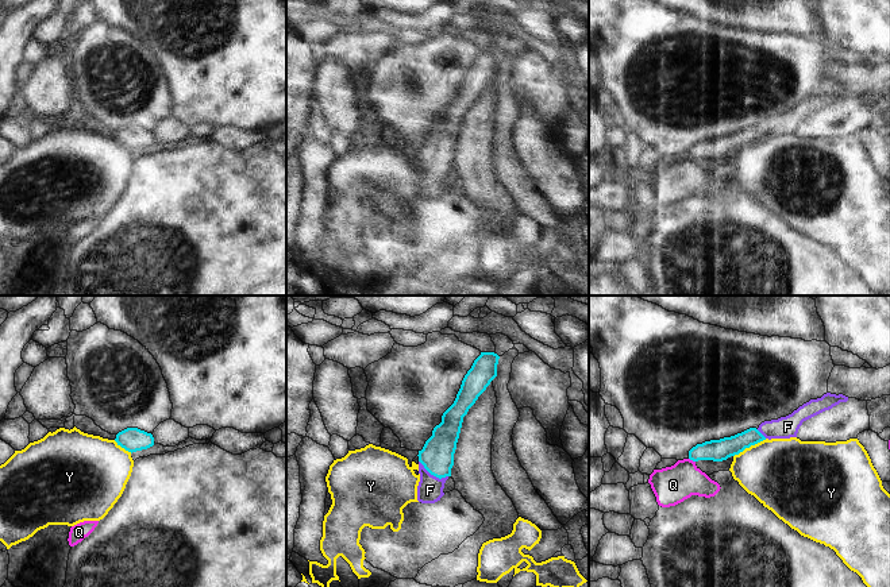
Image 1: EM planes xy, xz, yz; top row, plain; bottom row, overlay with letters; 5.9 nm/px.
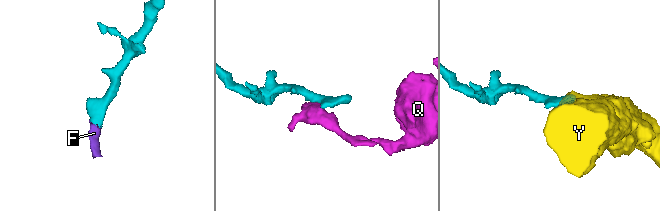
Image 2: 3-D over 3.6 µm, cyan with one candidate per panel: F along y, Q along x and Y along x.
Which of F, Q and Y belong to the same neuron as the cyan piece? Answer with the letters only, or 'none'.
F

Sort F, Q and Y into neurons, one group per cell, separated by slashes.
F / Q / Y

